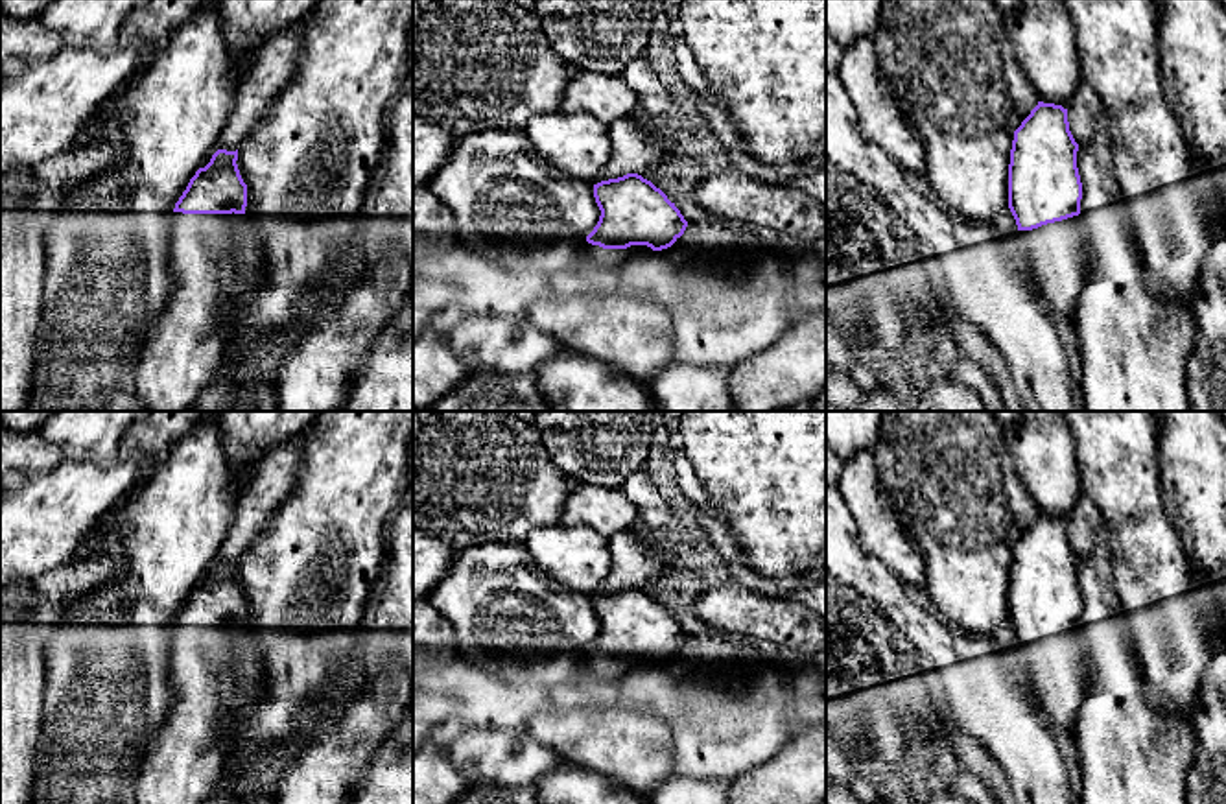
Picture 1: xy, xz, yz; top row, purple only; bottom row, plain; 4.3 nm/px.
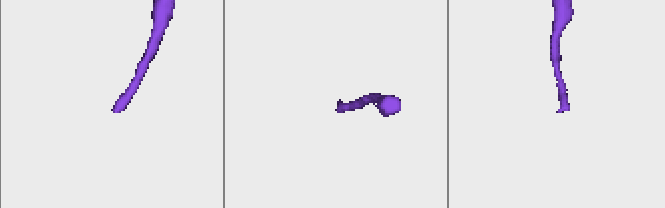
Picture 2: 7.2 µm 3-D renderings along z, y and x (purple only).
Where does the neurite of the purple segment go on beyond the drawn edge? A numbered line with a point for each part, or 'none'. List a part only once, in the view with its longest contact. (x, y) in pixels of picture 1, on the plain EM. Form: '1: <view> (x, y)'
1: xz (605, 675)

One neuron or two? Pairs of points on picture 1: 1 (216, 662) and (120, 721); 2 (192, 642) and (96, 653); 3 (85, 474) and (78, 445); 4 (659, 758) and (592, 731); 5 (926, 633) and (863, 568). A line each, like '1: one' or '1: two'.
1: two
2: two
3: two
4: one
5: one

